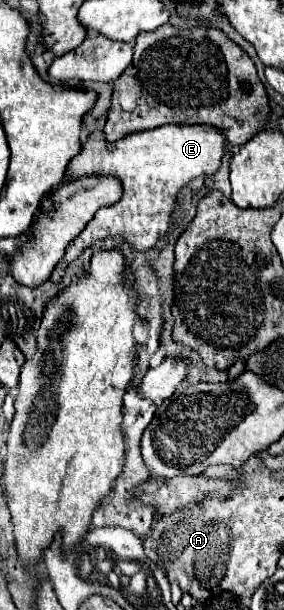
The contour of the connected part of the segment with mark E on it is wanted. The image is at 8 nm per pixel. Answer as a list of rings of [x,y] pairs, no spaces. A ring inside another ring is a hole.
[[[164,124],[146,132],[134,132],[122,140],[118,140],[116,144],[108,144],[104,140],[104,132],[94,132],[88,142],[82,146],[82,152],[78,156],[72,158],[70,166],[68,166],[68,174],[66,180],[74,180],[74,178],[82,178],[82,176],[90,176],[90,174],[112,174],[118,176],[122,180],[124,186],[124,196],[118,204],[110,206],[110,208],[100,208],[96,212],[96,216],[88,222],[88,226],[78,234],[78,238],[66,248],[64,258],[60,260],[60,264],[56,266],[56,270],[52,272],[52,280],[60,282],[66,266],[76,260],[82,250],[86,246],[92,246],[94,240],[102,240],[102,238],[124,238],[128,240],[136,250],[148,250],[152,246],[156,246],[158,238],[168,236],[170,228],[172,228],[172,210],[176,206],[176,194],[182,186],[186,186],[190,180],[198,178],[198,176],[212,176],[222,162],[222,156],[226,154],[226,136],[222,136],[222,132],[218,132],[218,128],[214,128],[212,124]]]

